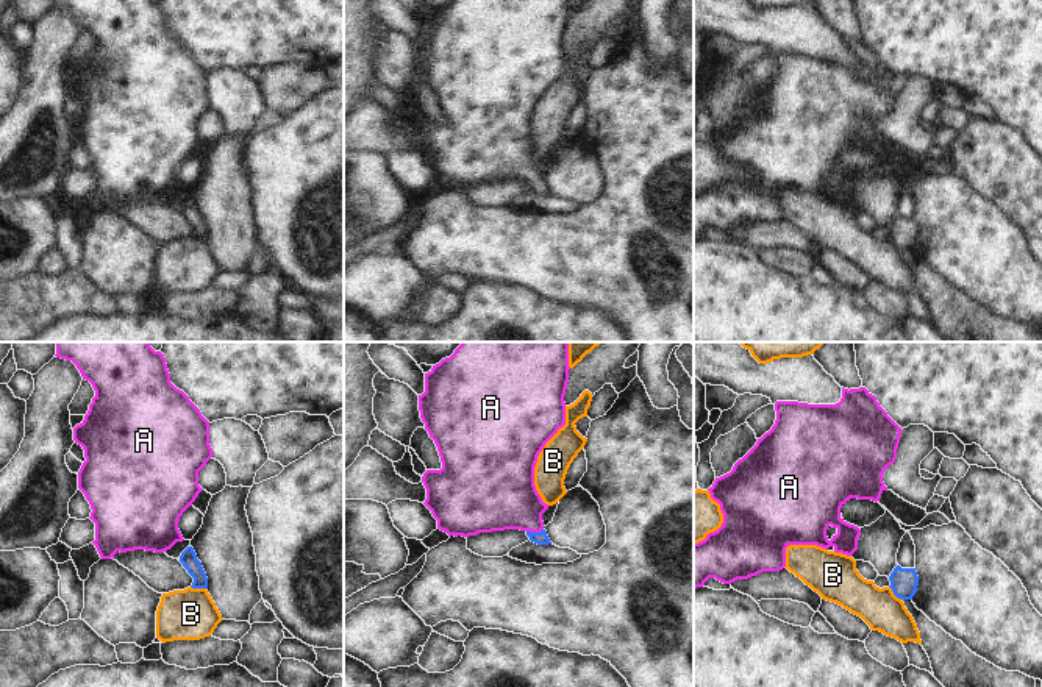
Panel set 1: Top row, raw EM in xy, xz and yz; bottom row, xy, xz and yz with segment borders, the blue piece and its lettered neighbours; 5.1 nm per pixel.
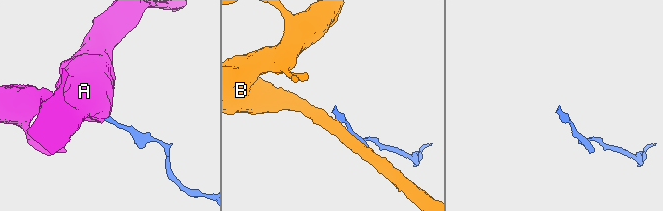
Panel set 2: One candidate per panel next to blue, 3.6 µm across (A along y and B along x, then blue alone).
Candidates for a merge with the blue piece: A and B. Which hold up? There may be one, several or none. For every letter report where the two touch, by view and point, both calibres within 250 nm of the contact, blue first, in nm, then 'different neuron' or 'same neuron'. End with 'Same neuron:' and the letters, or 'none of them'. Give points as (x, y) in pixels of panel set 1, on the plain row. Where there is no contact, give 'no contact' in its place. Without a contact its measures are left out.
A: meets blue in xz at (535, 183); 70 nm thick on the blue side, 340 nm on the other; same neuron
B: meets blue in xy at (199, 238); 90 nm thick on the blue side, 260 nm on the other; different neuron
Same neuron: A

